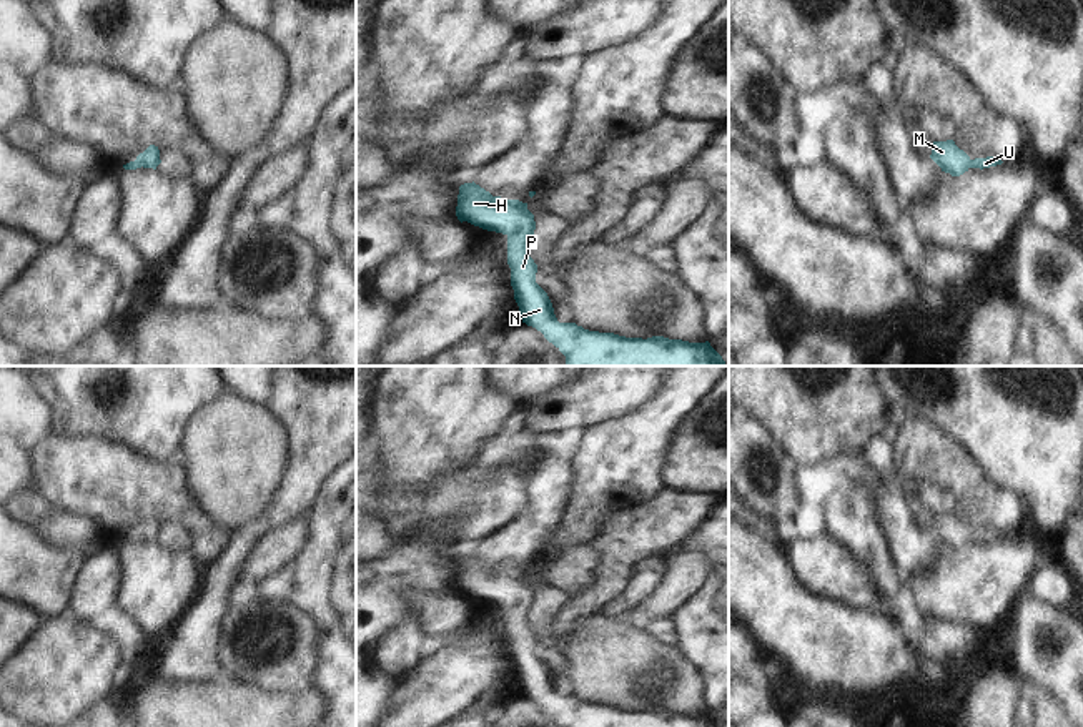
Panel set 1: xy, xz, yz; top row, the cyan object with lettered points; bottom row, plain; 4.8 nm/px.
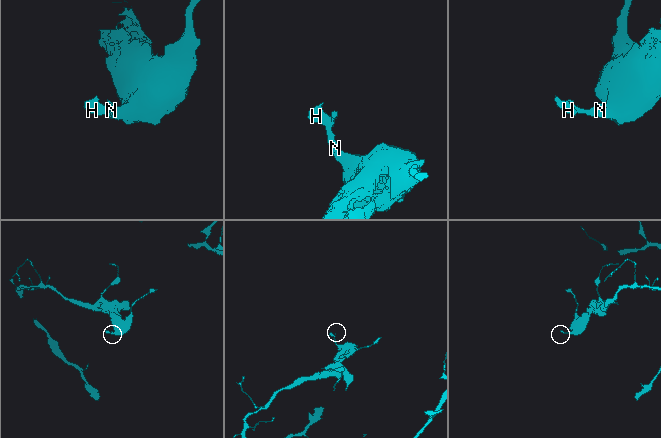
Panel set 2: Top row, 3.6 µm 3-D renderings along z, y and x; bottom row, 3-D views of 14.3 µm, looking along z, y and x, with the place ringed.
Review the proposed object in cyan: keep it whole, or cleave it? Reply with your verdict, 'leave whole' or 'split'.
leave whole

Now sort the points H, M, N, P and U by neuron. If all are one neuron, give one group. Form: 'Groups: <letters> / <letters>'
Groups: H M N P U.

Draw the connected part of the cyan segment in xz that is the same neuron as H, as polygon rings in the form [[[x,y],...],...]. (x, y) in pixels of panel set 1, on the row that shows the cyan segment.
[[[472,181],[459,186],[456,216],[507,236],[511,286],[521,319],[541,331],[566,356],[567,366],[727,366],[709,341],[626,338],[559,323],[547,293],[536,283],[537,265],[527,253],[526,243],[536,230],[527,203],[492,196]]]

